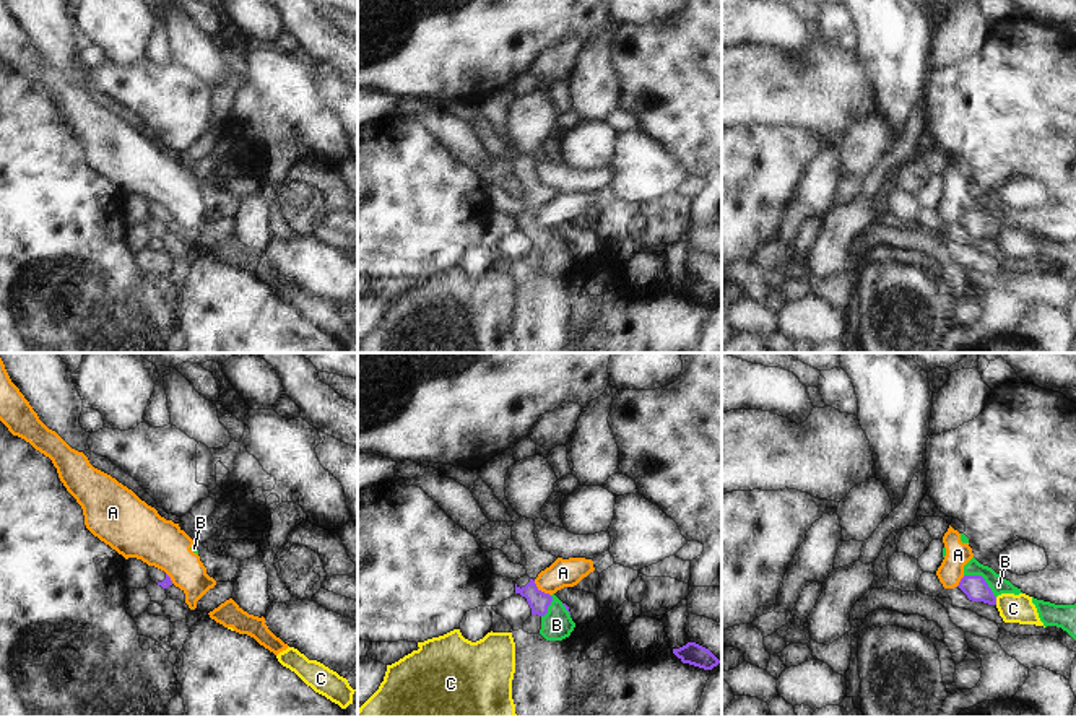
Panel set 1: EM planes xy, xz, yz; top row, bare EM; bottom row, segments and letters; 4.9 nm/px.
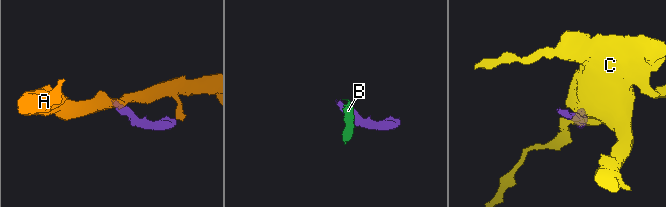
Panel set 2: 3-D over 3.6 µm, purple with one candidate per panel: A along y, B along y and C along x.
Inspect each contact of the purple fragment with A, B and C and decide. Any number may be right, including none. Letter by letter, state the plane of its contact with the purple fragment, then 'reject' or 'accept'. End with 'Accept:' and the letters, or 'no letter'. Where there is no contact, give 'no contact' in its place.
A: xz | reject
B: yz | reject
C: yz | reject
Accept: no letter

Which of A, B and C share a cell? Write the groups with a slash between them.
A B / C

